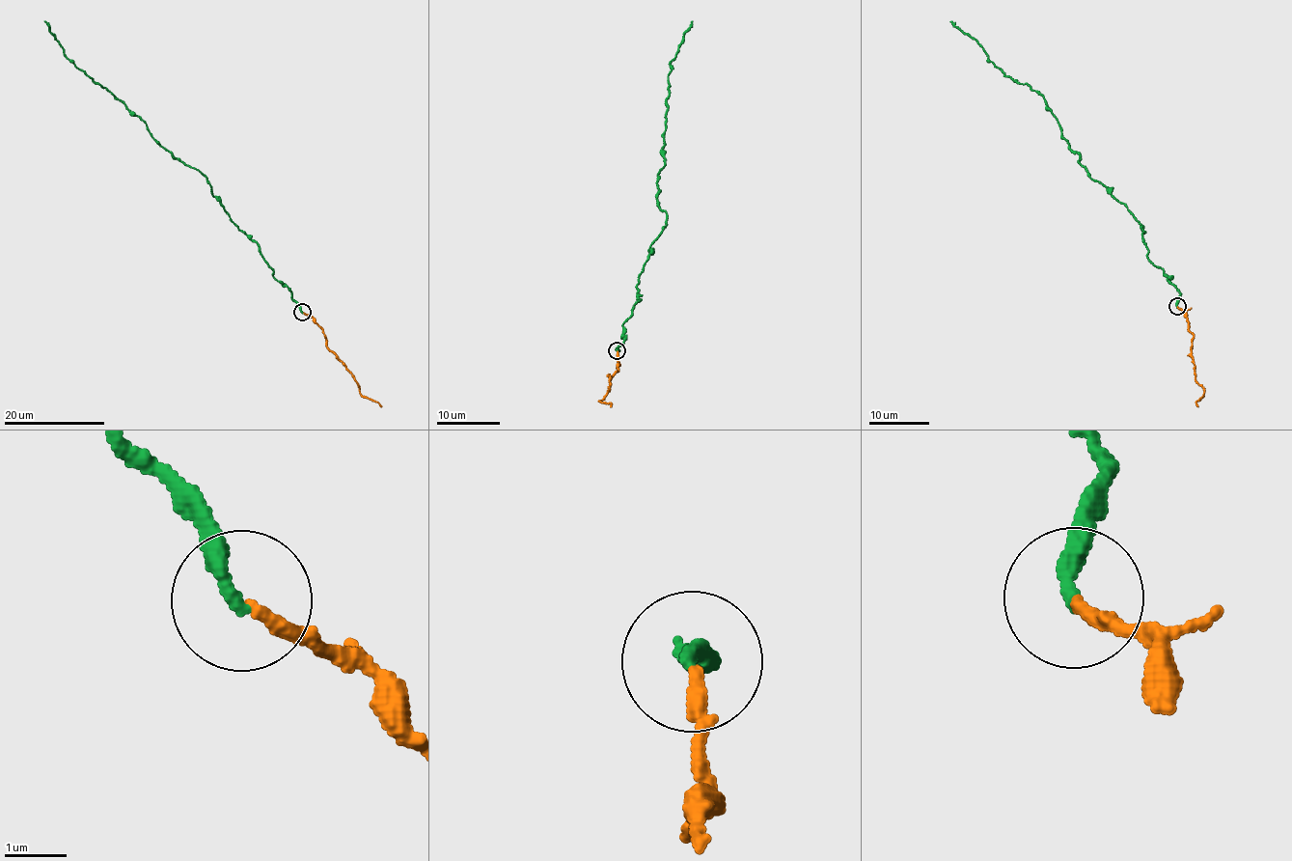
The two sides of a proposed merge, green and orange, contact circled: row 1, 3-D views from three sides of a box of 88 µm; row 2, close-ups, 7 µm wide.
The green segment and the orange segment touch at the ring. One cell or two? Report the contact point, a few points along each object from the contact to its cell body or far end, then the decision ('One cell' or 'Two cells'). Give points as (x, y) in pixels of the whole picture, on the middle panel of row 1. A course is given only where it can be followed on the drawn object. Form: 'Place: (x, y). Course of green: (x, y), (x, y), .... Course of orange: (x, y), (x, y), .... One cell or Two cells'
Place: (617, 350). Course of green: (617, 350), (639, 301), (636, 286), (651, 241), (666, 224), (657, 196), (668, 79), (692, 20). Course of orange: (617, 350), (618, 372), (613, 376), (607, 375), (609, 390), (599, 401), (610, 402), (611, 406). One cell

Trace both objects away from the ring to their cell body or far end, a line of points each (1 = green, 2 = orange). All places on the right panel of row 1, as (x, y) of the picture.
1: (1177, 307), (1178, 289), (1149, 261), (1142, 229), (1085, 171), (1043, 97), (1005, 76), (949, 21)
2: (1177, 307), (1185, 310), (1193, 335), (1190, 349), (1195, 380), (1203, 387), (1203, 393), (1196, 402), (1197, 406)

